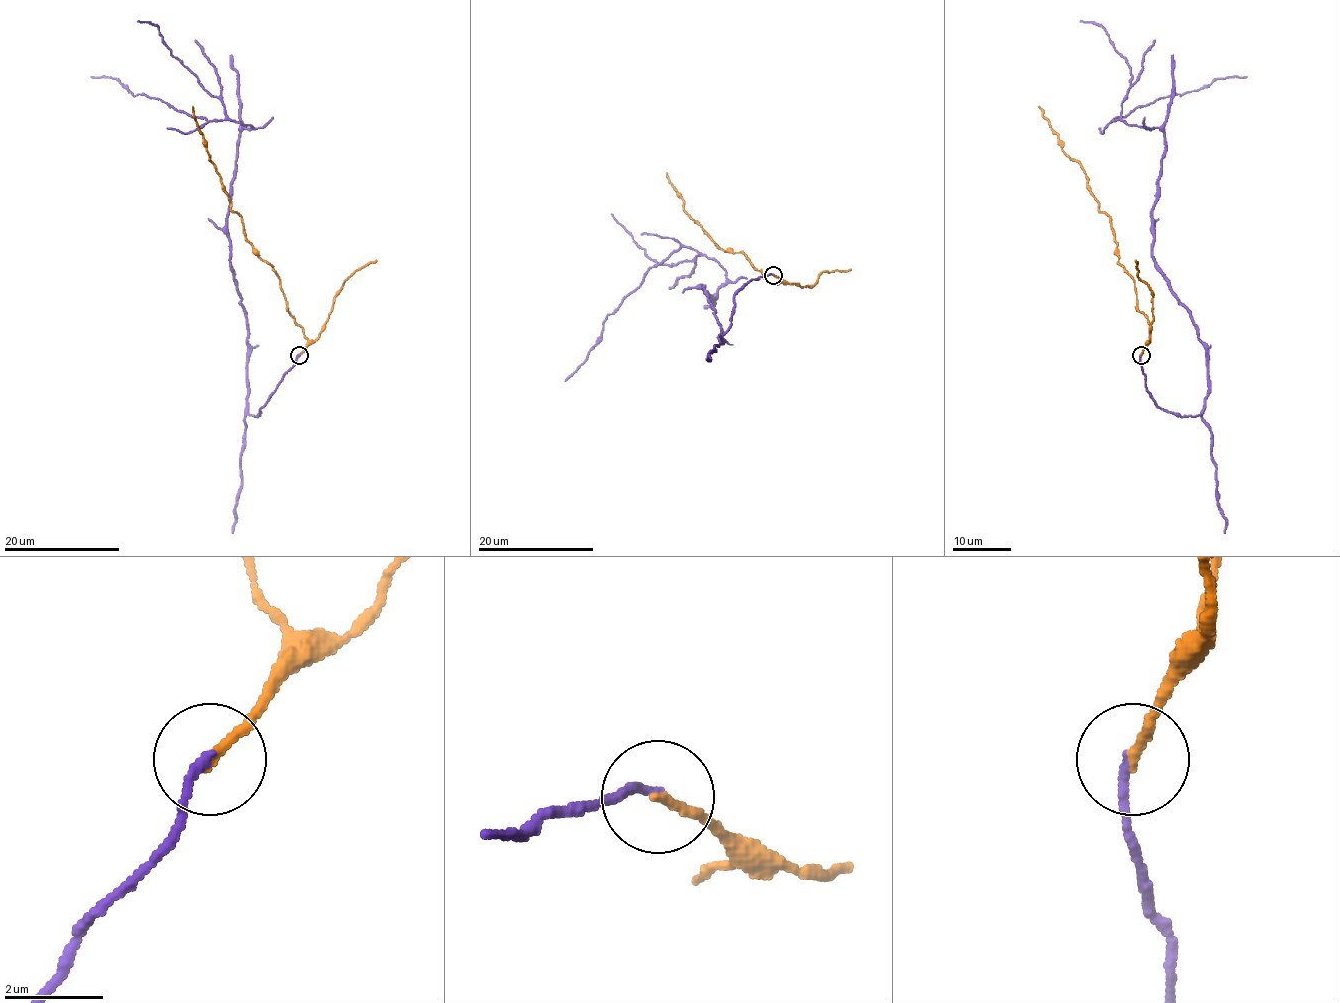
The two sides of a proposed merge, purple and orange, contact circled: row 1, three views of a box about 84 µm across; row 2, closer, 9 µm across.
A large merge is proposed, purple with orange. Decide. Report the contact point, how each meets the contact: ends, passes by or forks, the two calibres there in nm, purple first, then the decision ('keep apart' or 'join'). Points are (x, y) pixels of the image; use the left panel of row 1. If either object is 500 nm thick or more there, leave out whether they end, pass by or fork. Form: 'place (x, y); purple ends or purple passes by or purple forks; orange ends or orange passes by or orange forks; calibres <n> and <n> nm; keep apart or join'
place (299, 355); purple ends; orange ends; calibres 170 and 200 nm; join

